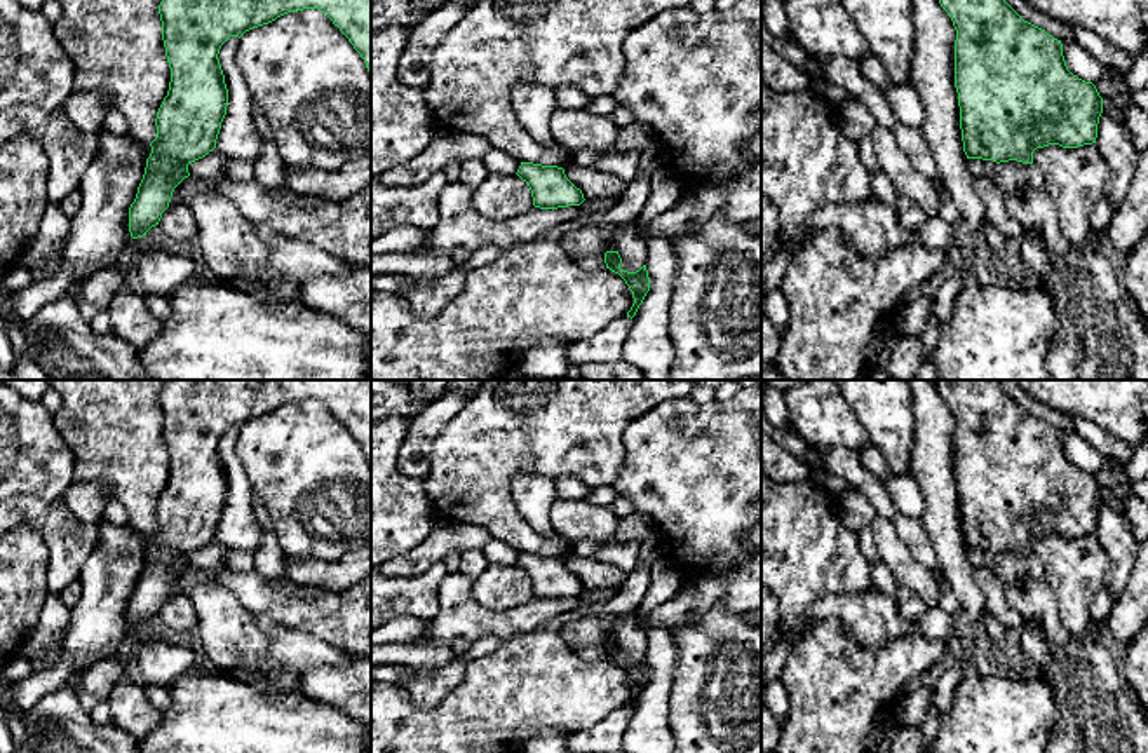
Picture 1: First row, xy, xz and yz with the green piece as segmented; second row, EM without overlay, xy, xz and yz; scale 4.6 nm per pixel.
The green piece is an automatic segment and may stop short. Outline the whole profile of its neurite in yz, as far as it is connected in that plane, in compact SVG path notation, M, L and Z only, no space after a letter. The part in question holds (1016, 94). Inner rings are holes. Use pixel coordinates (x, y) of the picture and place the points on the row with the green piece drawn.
M939 0L939 3L956 30L955 87L967 159L1033 164L1037 148L1049 145L1078 148L1096 143L1103 98L1092 82L1085 82L1068 70L1061 40L1024 21L1005 0Z

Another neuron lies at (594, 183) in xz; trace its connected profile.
M570 164L564 169L566 178L582 190L585 200L620 199L627 188L625 181L606 169L580 167Z

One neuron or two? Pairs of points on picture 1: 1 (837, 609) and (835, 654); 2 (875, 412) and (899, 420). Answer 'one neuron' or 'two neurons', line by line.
1: two neurons
2: one neuron

